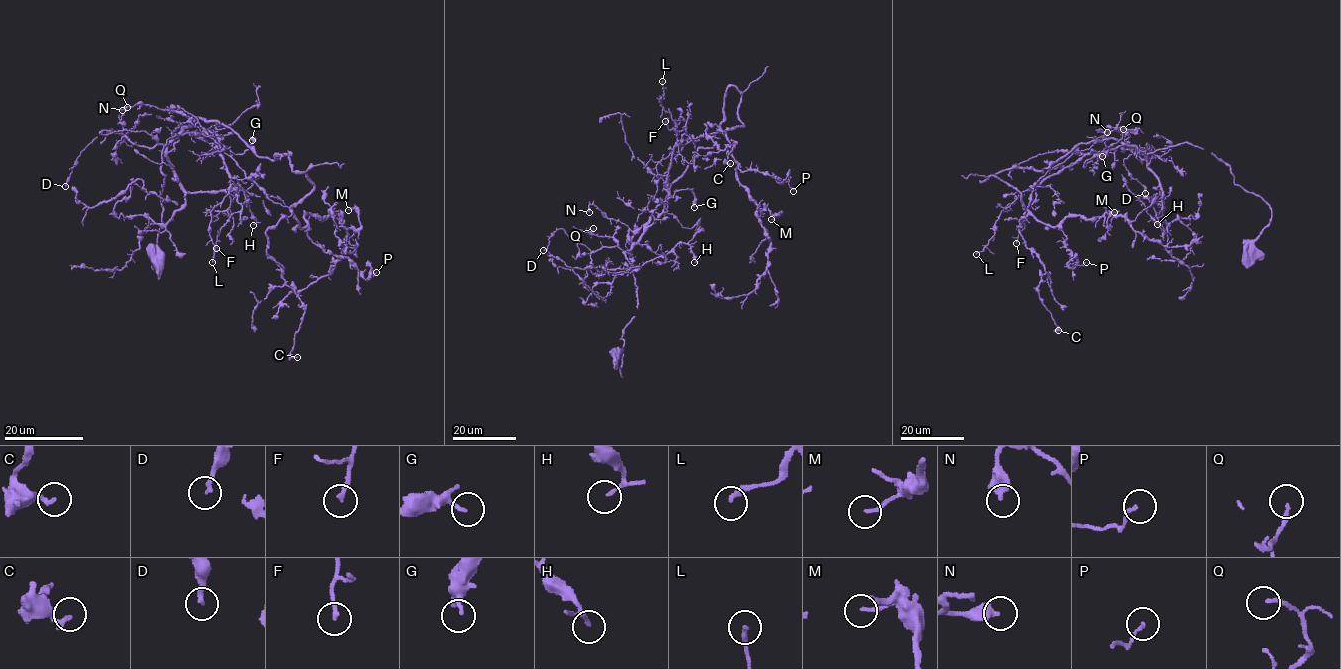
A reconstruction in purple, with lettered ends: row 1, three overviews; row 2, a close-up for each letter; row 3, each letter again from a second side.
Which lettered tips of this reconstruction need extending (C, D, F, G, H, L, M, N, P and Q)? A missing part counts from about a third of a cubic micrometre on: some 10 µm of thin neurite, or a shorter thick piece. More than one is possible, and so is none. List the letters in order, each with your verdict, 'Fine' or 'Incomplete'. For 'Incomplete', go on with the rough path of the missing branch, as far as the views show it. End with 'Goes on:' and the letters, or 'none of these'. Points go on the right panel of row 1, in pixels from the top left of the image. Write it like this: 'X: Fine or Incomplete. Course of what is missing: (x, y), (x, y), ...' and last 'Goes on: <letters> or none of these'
C: Fine
D: Fine
F: Fine
G: Fine
H: Fine
L: Fine
M: Fine
N: Fine
P: Fine
Q: Fine
Goes on: none of these

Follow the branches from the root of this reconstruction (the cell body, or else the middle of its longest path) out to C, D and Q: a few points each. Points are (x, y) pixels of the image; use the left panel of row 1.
C: (153, 255), (163, 150), (181, 123), (173, 137), (209, 130), (291, 213), (266, 236), (303, 306), (297, 357)
D: (153, 255), (163, 150), (181, 123), (171, 139), (151, 148), (103, 130), (81, 152), (65, 186)
Q: (153, 255), (163, 150), (181, 123), (159, 144), (123, 127), (127, 107)

